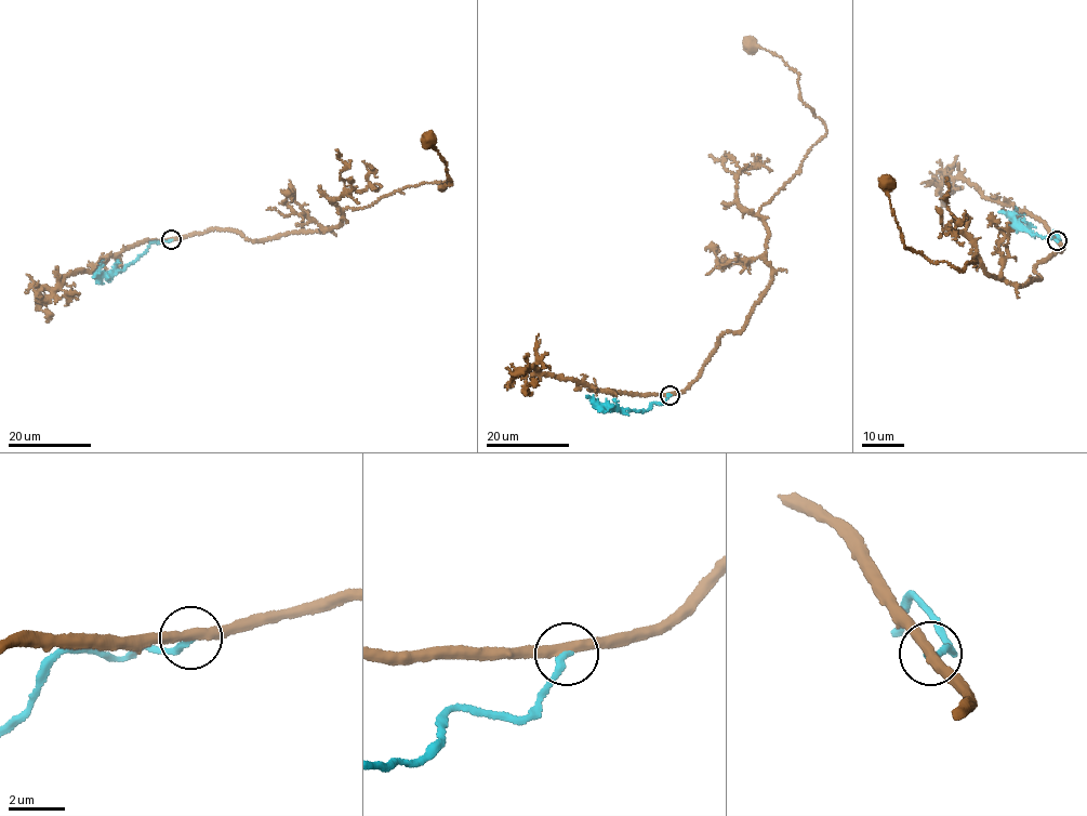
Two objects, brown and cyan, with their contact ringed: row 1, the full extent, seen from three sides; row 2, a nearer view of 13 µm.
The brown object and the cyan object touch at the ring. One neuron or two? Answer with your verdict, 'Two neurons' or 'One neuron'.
Two neurons

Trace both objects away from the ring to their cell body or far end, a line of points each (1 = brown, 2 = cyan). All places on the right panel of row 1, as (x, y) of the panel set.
1: (1057, 240), (1061, 252), (1024, 286), (976, 254), (962, 271), (930, 262), (904, 247), (887, 182)
2: (1057, 240), (1055, 232), (1050, 237), (1032, 235), (1016, 221), (1013, 213), (1024, 214)

